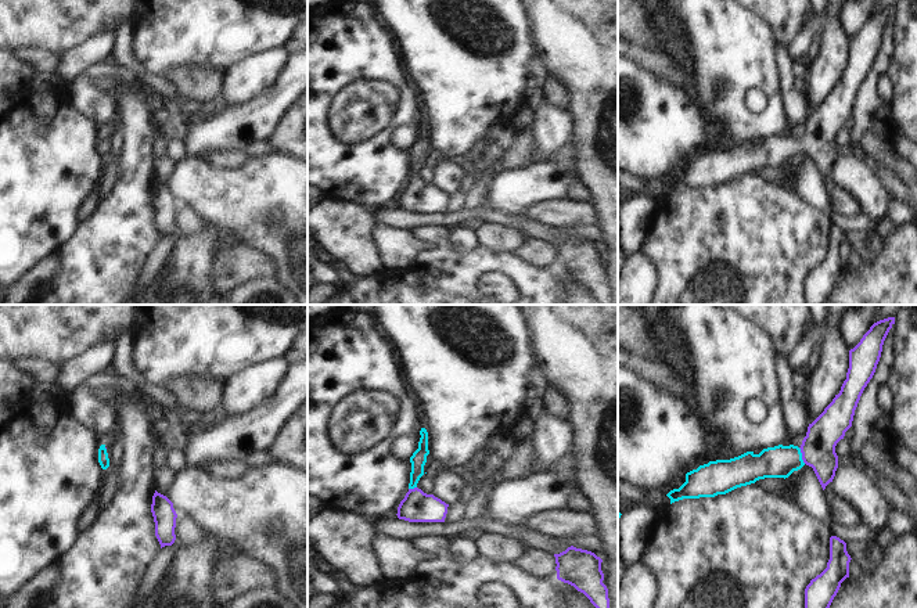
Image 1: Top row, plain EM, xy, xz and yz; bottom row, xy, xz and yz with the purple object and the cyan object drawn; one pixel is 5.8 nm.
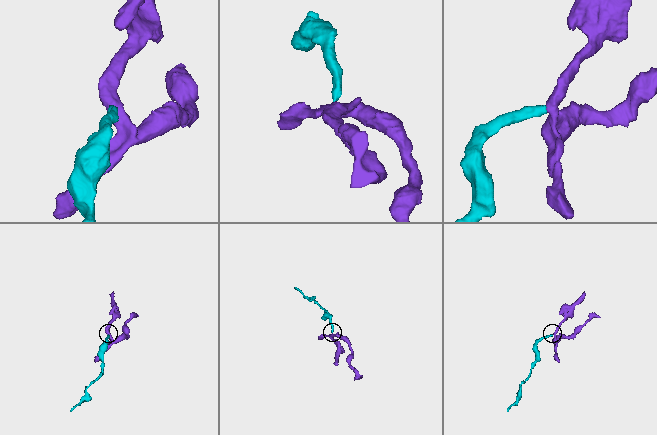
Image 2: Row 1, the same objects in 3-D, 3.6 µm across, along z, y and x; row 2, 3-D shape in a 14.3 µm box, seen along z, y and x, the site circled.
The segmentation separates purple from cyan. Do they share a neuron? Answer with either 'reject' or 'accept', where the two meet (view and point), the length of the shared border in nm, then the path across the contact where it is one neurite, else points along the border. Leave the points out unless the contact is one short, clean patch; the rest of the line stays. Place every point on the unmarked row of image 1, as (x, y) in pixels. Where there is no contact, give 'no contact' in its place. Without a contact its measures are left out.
accept; meets purple in yz at (802, 146); contact 100 nm long; runs through yz (817, 137), (802, 146), (780, 151)

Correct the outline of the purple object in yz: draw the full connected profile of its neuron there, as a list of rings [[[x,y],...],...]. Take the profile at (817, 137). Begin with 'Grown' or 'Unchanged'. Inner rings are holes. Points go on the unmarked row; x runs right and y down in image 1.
Grown. [[[895,7],[874,12],[849,40],[849,58],[841,80],[808,116],[802,134],[774,136],[759,144],[747,141],[730,150],[716,150],[686,163],[686,172],[666,186],[670,194],[683,188],[715,187],[765,168],[788,168],[805,154],[812,157],[823,180],[838,158],[837,133],[852,116],[860,86],[873,68],[884,30]]]

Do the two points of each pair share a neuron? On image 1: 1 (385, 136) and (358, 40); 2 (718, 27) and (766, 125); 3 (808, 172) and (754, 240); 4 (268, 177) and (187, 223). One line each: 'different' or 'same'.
1: same
2: same
3: different
4: different

